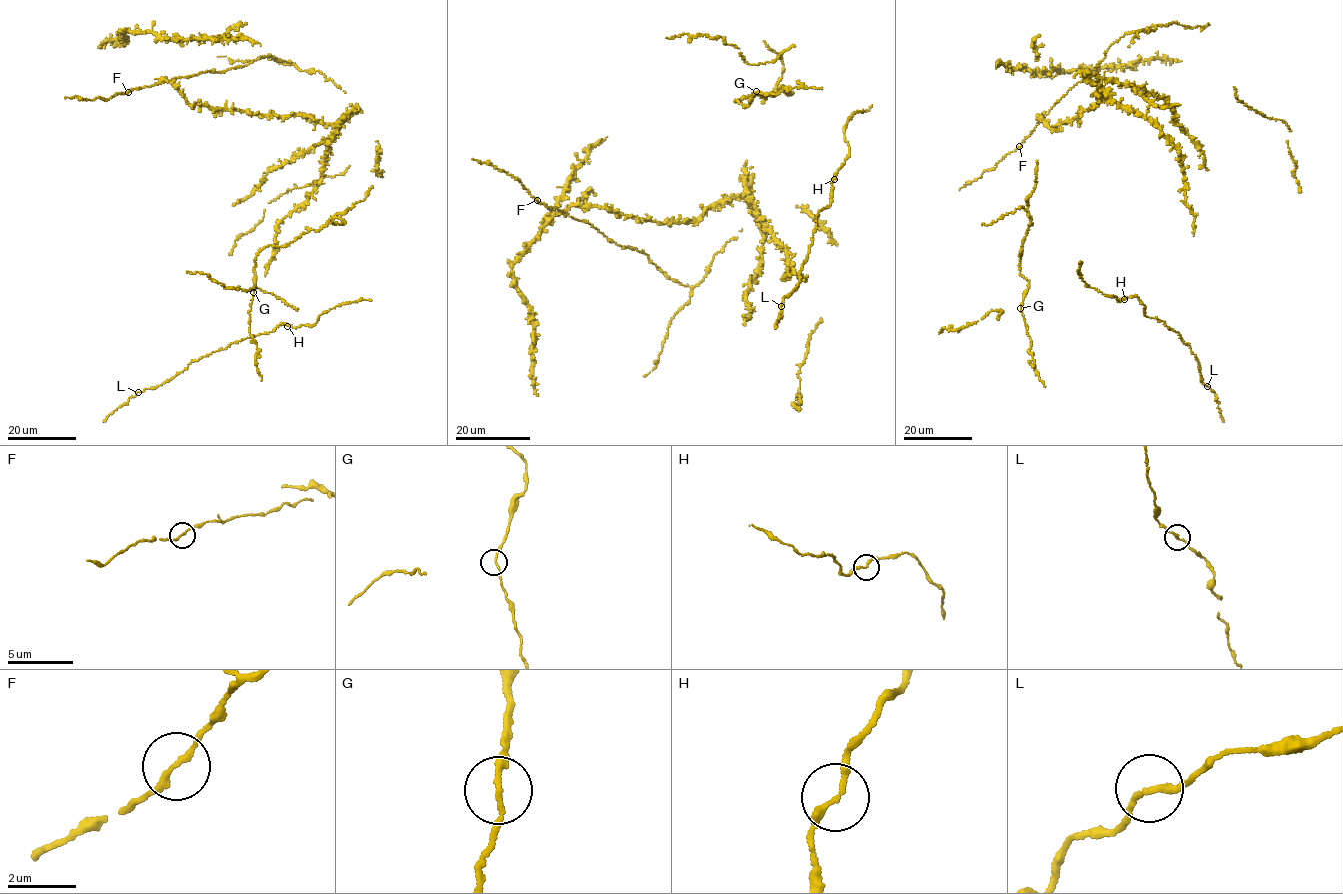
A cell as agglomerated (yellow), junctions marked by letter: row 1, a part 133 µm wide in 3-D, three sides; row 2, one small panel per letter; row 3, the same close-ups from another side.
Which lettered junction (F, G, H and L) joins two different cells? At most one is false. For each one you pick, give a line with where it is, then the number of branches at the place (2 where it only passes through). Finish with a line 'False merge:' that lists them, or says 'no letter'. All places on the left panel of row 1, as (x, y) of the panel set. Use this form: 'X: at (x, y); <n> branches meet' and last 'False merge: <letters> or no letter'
False merge: no letter

